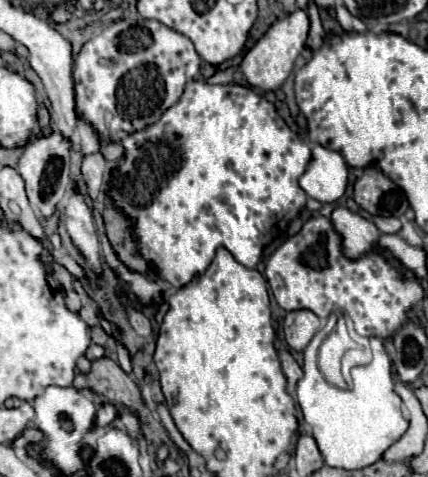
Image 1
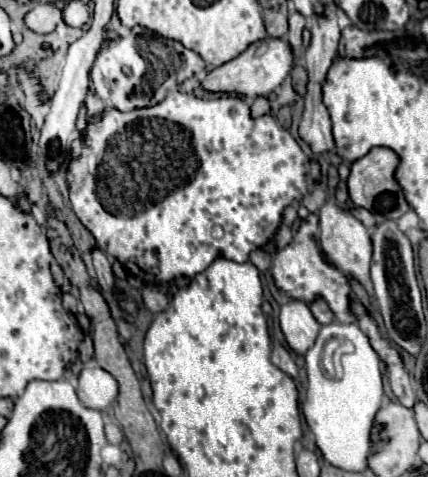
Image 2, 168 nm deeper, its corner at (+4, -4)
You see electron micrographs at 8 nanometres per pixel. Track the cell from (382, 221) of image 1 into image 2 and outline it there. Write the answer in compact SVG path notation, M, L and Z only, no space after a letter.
M352 207L350 211L354 213L354 217L358 217L358 221L362 221L362 225L366 225L366 229L372 229L376 225L376 219L372 217L370 211L366 211L362 207Z

